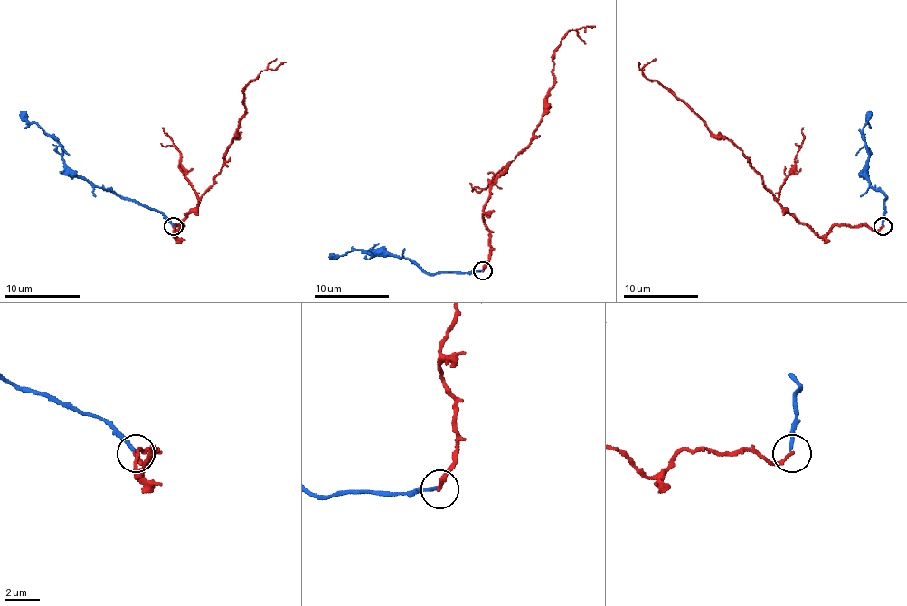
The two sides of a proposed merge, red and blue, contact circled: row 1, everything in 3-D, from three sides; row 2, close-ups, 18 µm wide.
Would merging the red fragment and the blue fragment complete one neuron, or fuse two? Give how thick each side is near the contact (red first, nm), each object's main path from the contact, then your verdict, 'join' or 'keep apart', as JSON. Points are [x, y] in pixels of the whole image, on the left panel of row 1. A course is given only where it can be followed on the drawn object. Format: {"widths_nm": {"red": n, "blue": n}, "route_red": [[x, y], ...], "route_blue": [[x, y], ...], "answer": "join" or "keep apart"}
{"widths_nm": {"red": 220, "blue": 190}, "route_red": [[174, 227], [182, 227], [175, 225], [174, 236], [213, 184], [245, 115], [243, 90], [261, 71], [286, 62]], "route_blue": [[174, 225], [159, 212], [77, 176], [66, 165], [61, 152], [51, 137], [21, 111]], "answer": "keep apart"}

